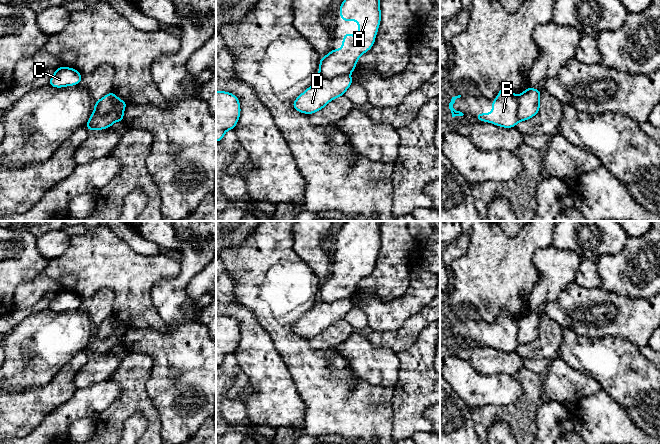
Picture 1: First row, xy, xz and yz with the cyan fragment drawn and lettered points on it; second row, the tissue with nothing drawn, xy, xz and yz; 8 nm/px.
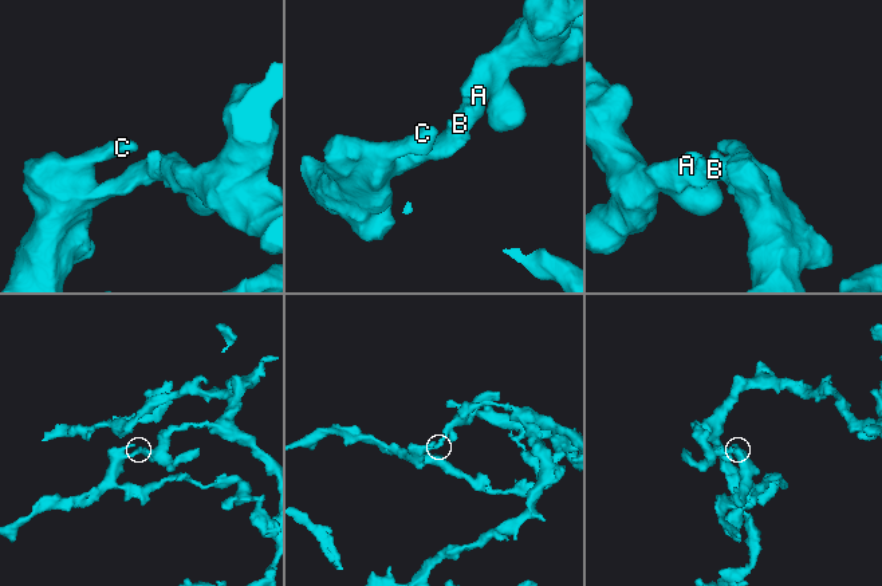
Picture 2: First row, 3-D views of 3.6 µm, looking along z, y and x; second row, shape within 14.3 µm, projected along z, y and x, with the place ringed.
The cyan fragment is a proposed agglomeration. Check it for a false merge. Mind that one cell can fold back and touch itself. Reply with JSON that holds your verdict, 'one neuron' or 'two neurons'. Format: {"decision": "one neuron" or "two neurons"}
{"decision": "two neurons"}

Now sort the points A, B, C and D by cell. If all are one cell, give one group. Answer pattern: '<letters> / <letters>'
A B / C D

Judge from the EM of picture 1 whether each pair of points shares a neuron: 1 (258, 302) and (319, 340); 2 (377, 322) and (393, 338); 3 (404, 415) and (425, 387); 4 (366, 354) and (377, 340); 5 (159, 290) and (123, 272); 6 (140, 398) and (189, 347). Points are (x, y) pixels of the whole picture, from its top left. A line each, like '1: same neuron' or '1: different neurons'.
1: different neurons
2: different neurons
3: same neuron
4: different neurons
5: different neurons
6: different neurons

